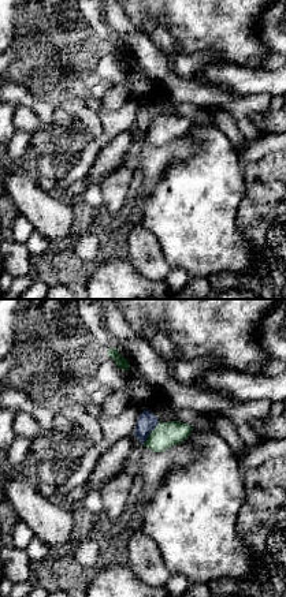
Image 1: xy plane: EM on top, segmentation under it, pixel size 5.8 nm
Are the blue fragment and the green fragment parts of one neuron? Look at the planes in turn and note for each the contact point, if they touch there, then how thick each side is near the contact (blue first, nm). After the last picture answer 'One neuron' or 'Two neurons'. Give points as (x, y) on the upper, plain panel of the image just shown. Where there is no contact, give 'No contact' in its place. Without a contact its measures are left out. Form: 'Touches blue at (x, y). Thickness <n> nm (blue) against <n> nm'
Touches blue at (149, 126). Thickness 110 nm (blue) against 160 nm

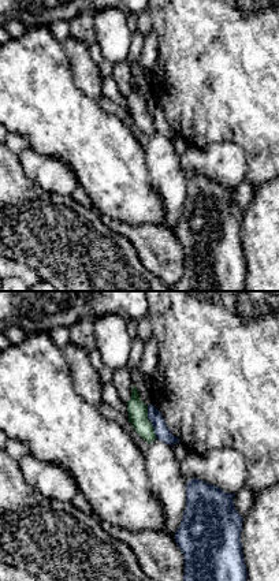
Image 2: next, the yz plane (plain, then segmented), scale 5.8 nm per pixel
Touches blue at (151, 116). Thickness 90 nm (blue) against 110 nm

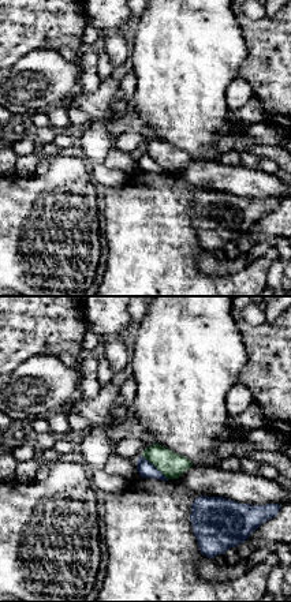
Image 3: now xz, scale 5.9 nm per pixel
Touches blue at (153, 160). Thickness 100 nm (blue) against 150 nm

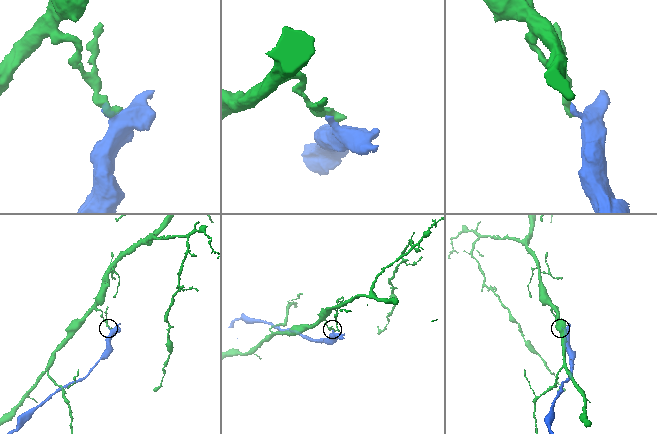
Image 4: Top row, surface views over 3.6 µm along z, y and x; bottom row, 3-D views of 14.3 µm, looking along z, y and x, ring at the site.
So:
Two neurons

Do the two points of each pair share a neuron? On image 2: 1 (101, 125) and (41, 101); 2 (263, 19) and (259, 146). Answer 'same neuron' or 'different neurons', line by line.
1: same neuron
2: same neuron

